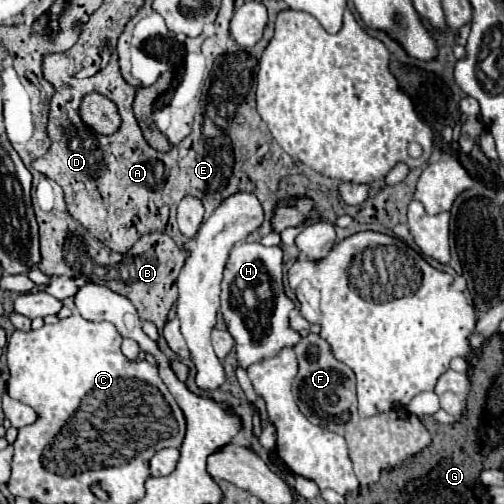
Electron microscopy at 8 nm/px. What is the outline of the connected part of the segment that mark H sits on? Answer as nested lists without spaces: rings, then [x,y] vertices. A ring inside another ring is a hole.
[[[262,243],[234,245],[224,269],[220,311],[236,341],[236,353],[242,367],[274,357],[280,347],[296,345],[300,341],[300,335],[288,327],[288,313],[292,309],[294,303],[284,295],[282,287],[282,249],[264,247]]]

